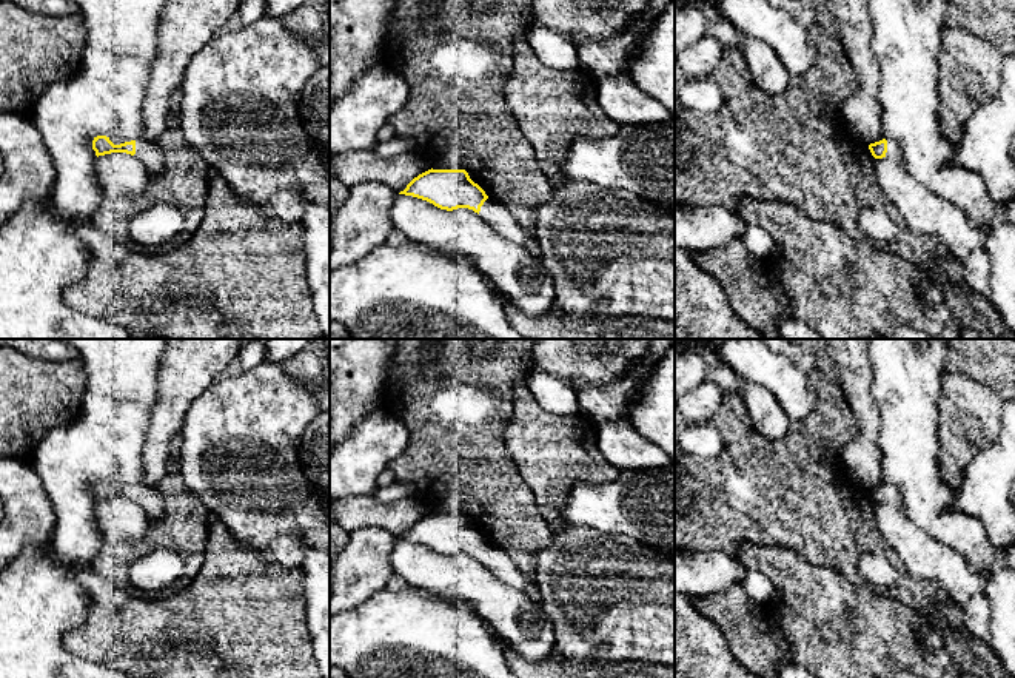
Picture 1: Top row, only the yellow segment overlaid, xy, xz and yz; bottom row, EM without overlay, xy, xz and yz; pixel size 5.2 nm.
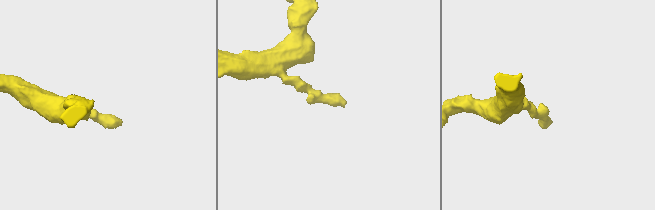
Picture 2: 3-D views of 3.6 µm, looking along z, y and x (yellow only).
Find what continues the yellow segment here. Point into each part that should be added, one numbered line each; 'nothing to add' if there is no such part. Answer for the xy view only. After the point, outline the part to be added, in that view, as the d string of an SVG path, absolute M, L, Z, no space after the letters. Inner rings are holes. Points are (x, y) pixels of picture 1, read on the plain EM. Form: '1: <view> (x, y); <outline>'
1: xy (150, 498); M136 485L136 499L134 499L145 512L148 521L160 521L165 513L165 501L160 493L159 485Z

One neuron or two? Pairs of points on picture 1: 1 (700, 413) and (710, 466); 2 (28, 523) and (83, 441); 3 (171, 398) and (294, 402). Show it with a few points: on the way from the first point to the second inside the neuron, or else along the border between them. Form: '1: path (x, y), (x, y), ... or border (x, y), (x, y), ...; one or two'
1: border (724, 396), (718, 412), (710, 419); two
2: border (30, 463), (51, 501), (56, 516), (54, 530); two
3: border (219, 376), (193, 401), (179, 433); two

